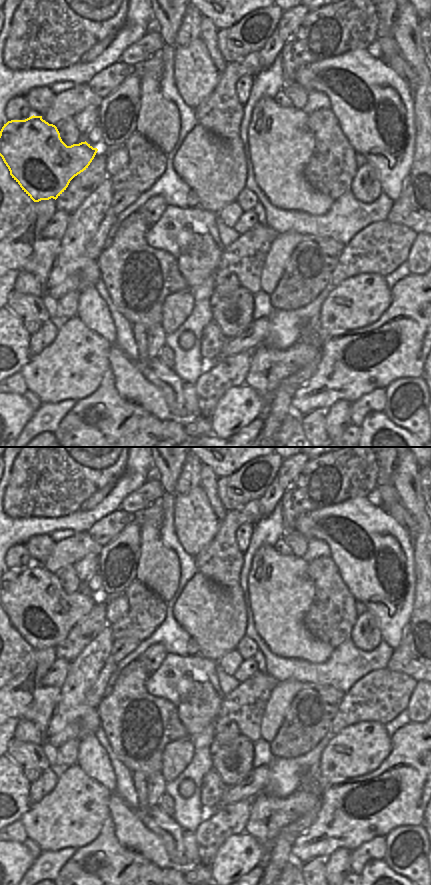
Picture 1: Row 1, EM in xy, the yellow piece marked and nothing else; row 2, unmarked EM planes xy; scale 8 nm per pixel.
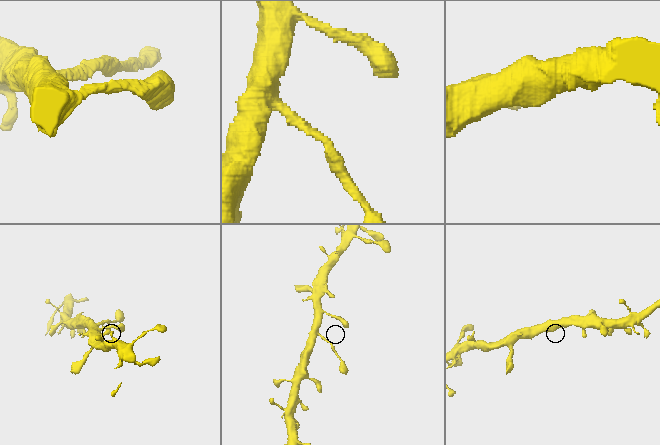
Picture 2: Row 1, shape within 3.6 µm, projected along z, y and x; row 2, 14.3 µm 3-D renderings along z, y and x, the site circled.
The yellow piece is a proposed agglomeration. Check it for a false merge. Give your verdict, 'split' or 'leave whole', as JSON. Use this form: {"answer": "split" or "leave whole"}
{"answer": "leave whole"}

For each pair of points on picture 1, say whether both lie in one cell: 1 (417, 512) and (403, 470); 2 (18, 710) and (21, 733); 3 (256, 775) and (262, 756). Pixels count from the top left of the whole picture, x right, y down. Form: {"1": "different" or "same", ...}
{"1": "same", "2": "different", "3": "different"}

